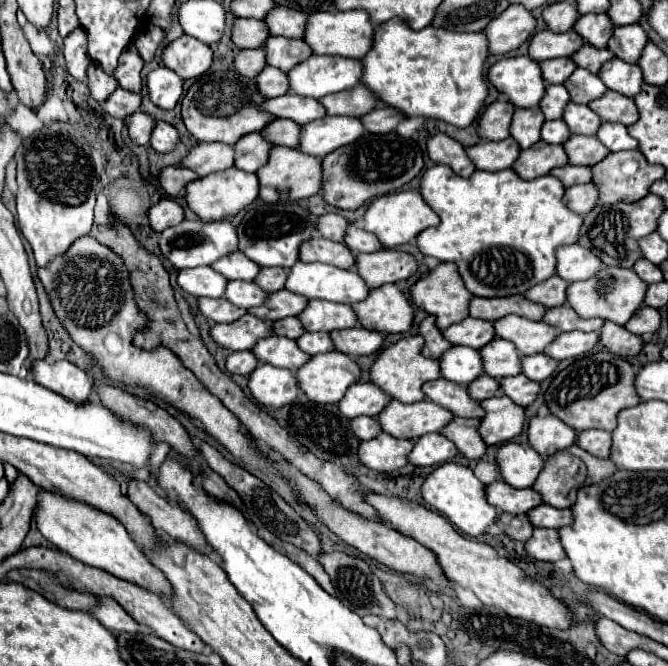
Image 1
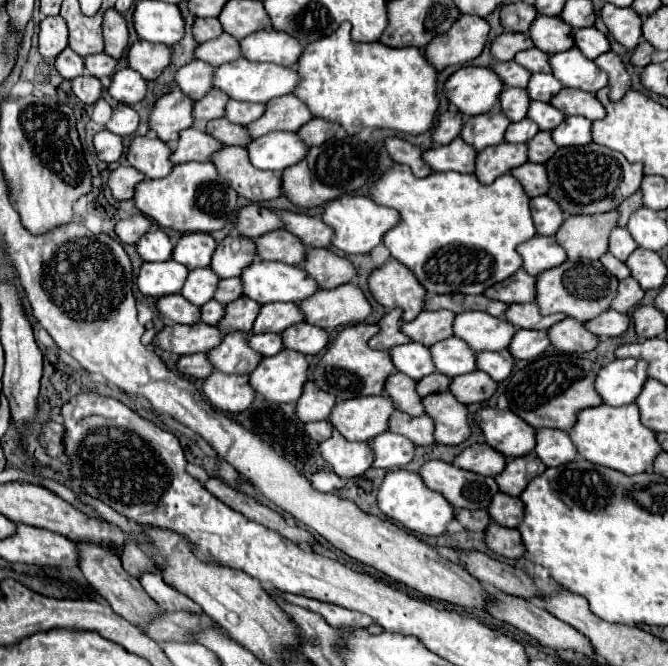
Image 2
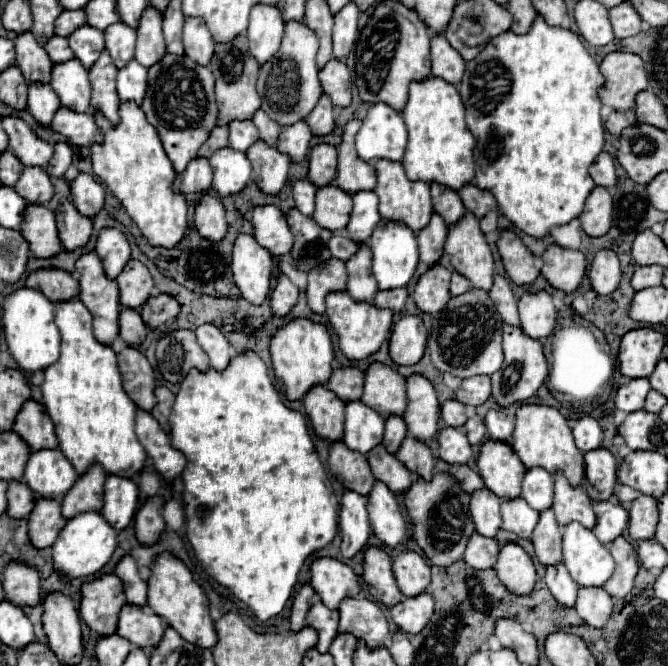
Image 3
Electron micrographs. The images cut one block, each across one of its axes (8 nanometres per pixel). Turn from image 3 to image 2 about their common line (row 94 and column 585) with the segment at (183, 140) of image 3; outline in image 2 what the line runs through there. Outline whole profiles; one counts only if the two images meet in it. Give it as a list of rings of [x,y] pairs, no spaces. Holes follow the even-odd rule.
[[[600,144],[568,146],[558,148],[556,154],[544,164],[548,172],[550,190],[548,196],[560,204],[566,216],[570,214],[602,214],[616,210],[622,200],[640,190],[642,182],[642,164],[630,164],[620,152],[604,148]]]

